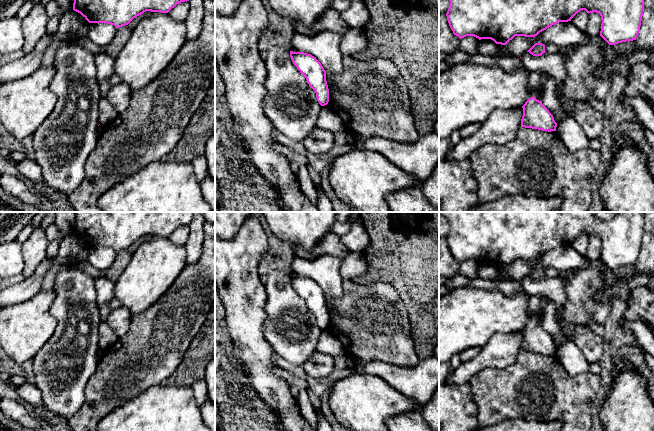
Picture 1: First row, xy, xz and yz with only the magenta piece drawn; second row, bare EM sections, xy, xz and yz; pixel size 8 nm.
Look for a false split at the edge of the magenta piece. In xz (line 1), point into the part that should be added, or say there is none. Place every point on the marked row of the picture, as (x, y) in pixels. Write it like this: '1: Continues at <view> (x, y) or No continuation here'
1: No continuation here

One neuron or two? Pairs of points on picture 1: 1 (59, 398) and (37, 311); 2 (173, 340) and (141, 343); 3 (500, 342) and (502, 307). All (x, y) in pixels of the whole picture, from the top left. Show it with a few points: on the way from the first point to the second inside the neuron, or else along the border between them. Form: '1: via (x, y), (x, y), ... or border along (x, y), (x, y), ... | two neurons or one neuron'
1: border along (56, 322), (56, 328), (52, 336), (31, 359) | two neurons
2: via (165, 340), (149, 343) | one neuron
3: border along (521, 329), (509, 333), (495, 333), (483, 347) | two neurons

